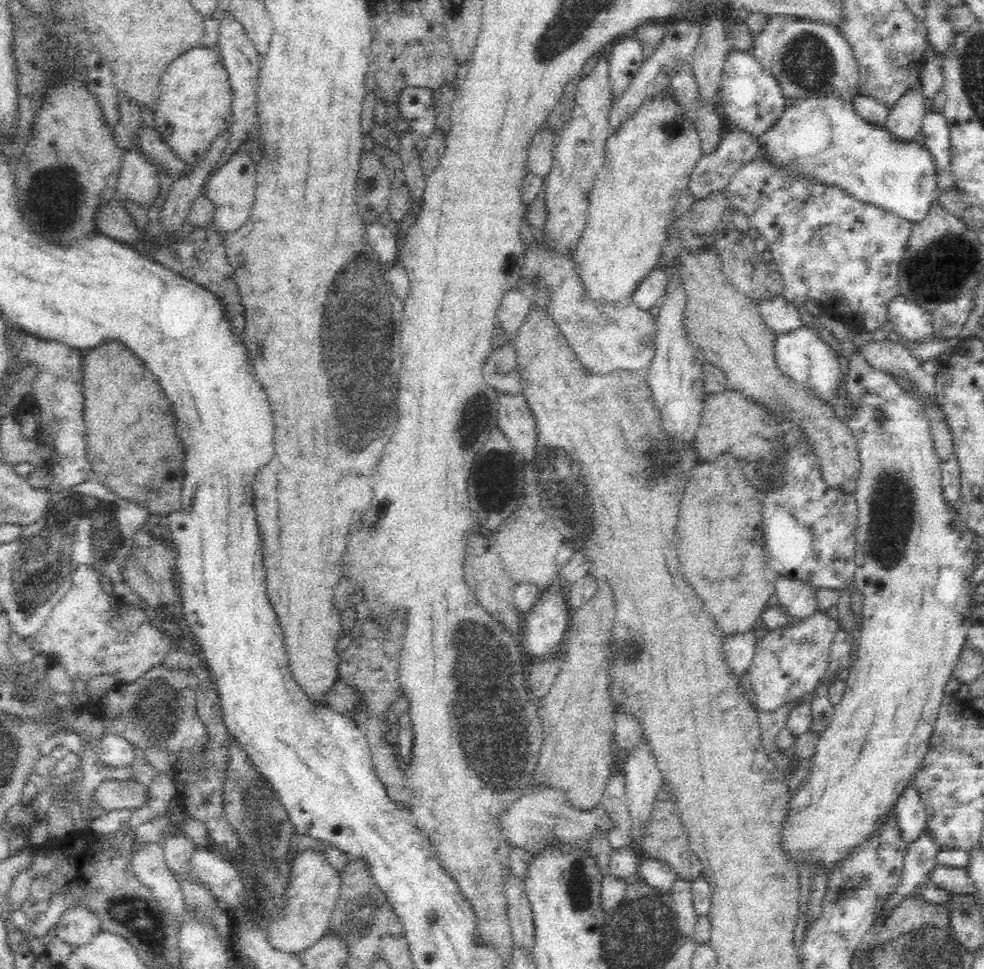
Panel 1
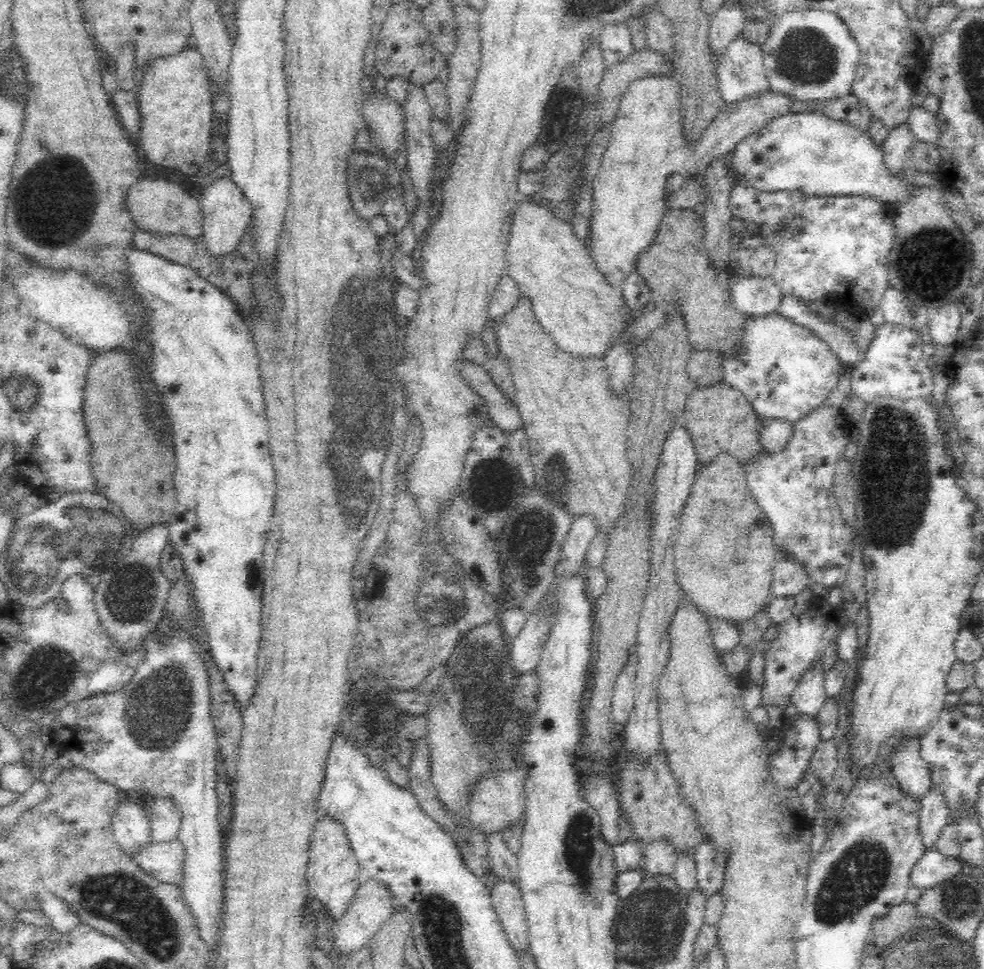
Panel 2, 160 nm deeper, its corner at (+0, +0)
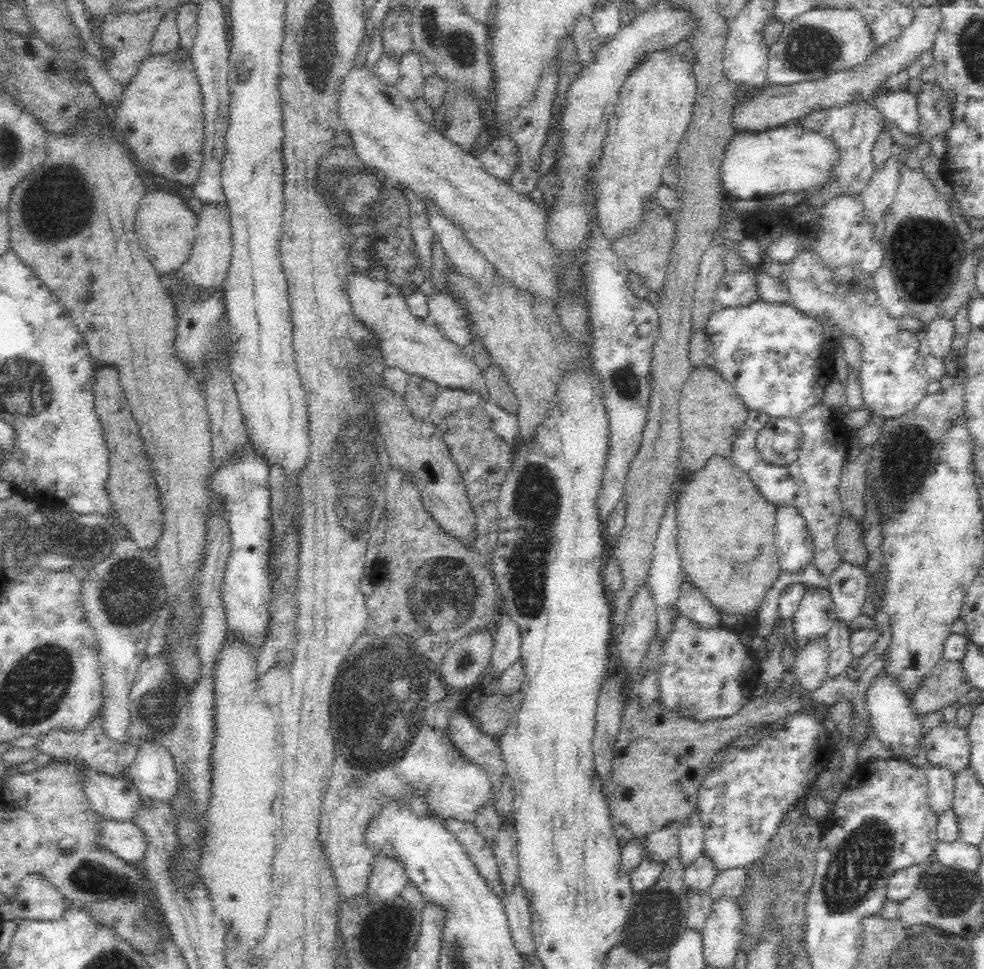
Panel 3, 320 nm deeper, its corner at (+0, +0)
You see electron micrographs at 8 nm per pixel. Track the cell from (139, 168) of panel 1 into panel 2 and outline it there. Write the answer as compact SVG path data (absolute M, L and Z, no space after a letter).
M139 175L126 186L124 204L125 210L142 228L192 235L203 232L204 211L197 194L185 191L174 182Z

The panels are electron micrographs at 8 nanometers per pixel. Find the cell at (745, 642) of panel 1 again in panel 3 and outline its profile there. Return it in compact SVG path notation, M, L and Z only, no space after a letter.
M684 582L681 586L677 602L679 614L696 623L706 631L717 631L726 628L722 623L722 613L712 603L706 600L707 596Z

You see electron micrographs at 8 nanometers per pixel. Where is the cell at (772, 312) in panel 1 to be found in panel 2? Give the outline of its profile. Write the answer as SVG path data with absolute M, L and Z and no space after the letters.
M746 278L746 280L733 281L734 303L746 315L754 318L766 319L770 316L782 316L780 306L784 302L781 289L771 278Z

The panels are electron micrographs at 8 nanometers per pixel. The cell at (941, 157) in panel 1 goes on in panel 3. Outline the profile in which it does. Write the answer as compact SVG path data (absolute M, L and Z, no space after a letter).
M908 91L882 97L877 108L888 118L895 120L904 132L920 134L923 127L917 95Z

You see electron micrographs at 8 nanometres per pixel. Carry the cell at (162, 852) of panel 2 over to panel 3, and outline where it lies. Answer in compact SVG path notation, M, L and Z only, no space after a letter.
M104 821L104 831L106 834L103 836L105 843L111 848L111 851L120 858L123 858L128 864L144 864L147 859L148 849L151 847L151 836L139 826L132 824L132 826L125 826L124 824L111 824Z

